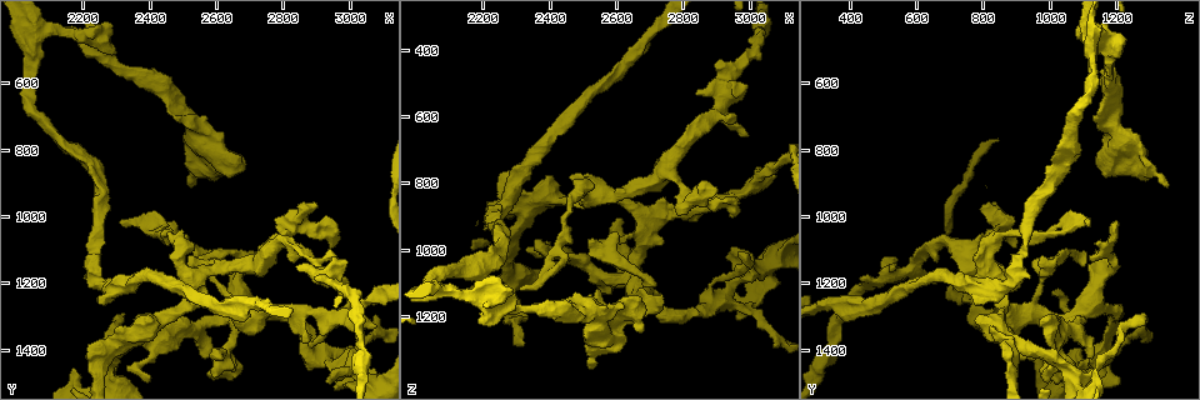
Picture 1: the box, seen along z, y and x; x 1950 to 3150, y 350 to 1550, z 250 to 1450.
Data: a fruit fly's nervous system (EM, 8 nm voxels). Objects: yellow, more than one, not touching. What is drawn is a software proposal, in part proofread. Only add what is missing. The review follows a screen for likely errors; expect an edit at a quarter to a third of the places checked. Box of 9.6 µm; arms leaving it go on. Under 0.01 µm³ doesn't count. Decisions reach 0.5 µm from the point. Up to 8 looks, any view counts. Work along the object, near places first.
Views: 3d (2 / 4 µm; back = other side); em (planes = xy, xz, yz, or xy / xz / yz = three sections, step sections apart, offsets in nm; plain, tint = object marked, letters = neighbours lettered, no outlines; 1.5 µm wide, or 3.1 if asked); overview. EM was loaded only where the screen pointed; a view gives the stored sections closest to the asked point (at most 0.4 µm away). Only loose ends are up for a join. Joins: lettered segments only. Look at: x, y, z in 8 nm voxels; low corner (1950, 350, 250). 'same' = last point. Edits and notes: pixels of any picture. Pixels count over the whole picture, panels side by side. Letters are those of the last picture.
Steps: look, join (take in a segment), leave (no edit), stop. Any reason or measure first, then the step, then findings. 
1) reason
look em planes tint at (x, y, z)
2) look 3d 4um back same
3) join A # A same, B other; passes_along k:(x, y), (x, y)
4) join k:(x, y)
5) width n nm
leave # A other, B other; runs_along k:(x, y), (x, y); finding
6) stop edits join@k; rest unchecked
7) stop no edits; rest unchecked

thin end
look em xz step 4 tint at (2320, 1020, 1120)

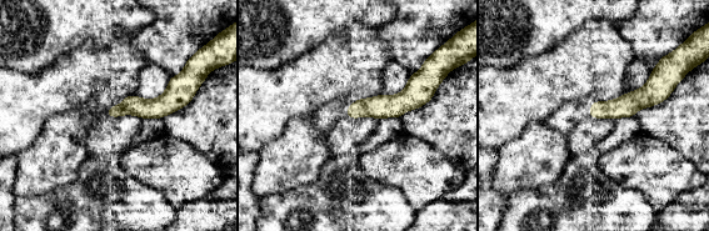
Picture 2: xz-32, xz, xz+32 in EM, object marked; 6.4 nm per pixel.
another direction
look em planes letters same

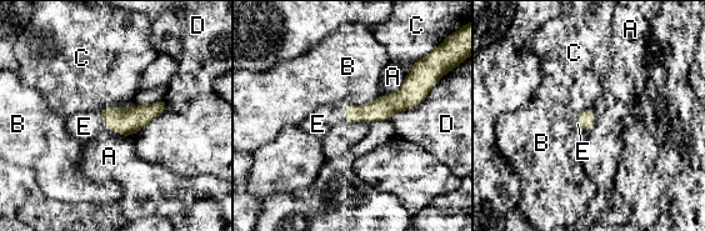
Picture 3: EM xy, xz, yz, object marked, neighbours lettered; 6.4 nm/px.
width 110 nm; longest_contact D 360 nm
join E # A other, B other, C other, D other, E same; the cell continues

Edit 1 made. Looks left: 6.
look overview

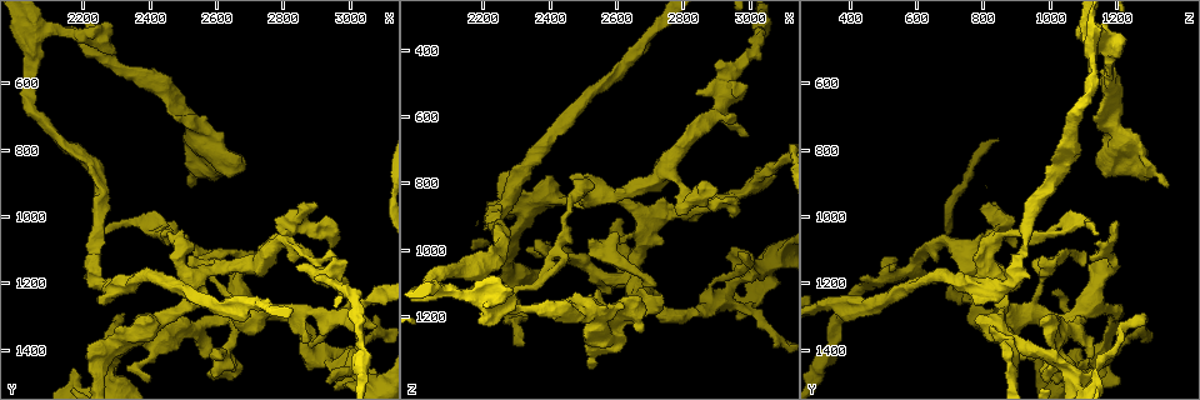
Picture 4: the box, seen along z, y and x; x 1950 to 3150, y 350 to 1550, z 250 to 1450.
free end
look em planes letters at (2740, 1110, 1150)

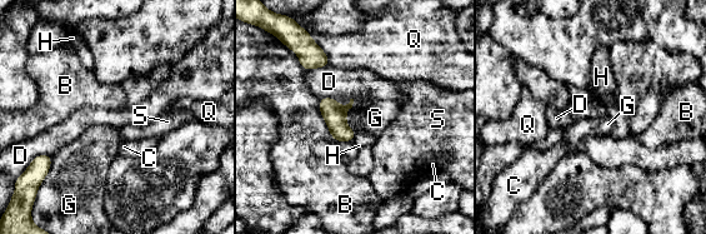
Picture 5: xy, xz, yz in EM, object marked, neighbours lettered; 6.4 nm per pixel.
longest_contact B 280 nm
leave # B other, C other, D other, G other, H other, Q other, S other; border 5:(352, 98), (346, 124), (355, 133); none of them fits

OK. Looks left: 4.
free end
look 3d 4um at (2850, 1150, 520)

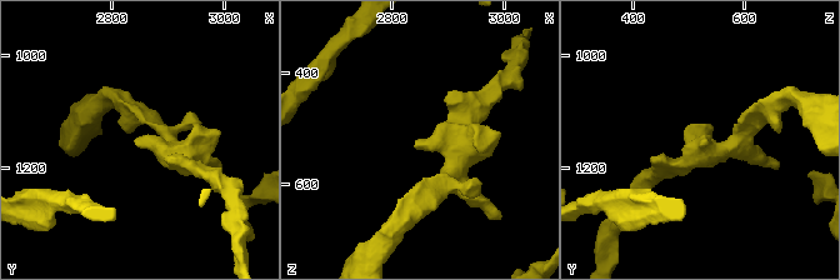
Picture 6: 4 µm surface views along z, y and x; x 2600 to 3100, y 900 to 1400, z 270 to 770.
now the EM
look em planes letters at (2840, 1155, 520)

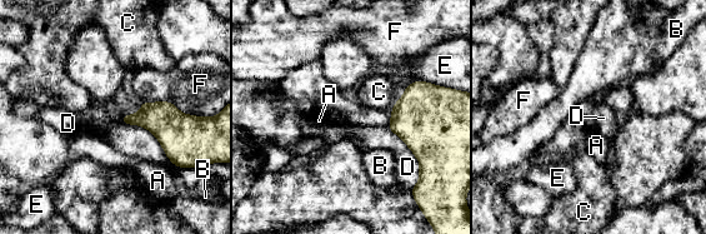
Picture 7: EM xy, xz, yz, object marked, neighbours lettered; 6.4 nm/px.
leave # A other, B other, C other, D other, E other, F other; border 7:(387, 128), (417, 160), (419, 175); no lettered segment goes on from it

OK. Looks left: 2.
stop edits join@3; rest unchecked

